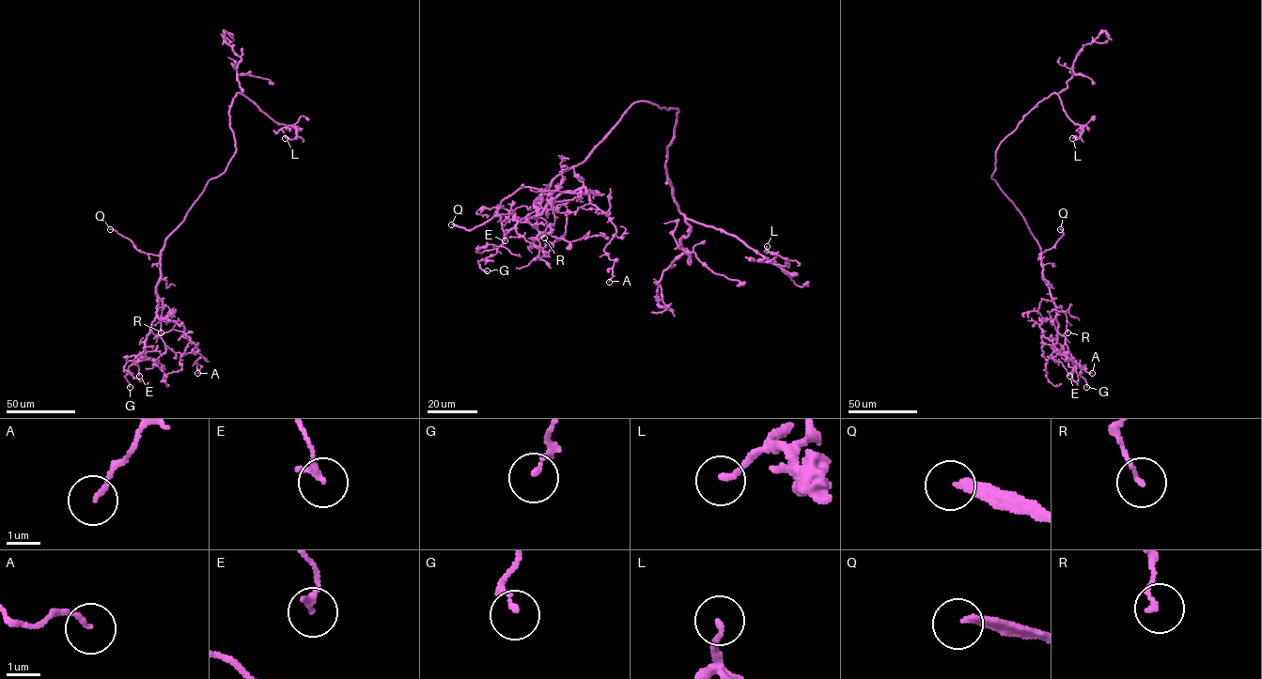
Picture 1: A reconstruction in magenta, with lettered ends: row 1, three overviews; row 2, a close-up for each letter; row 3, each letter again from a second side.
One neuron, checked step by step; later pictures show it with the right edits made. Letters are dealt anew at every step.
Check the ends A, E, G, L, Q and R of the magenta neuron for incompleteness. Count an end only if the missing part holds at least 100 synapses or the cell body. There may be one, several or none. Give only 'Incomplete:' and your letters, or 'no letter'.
Incomplete: Q

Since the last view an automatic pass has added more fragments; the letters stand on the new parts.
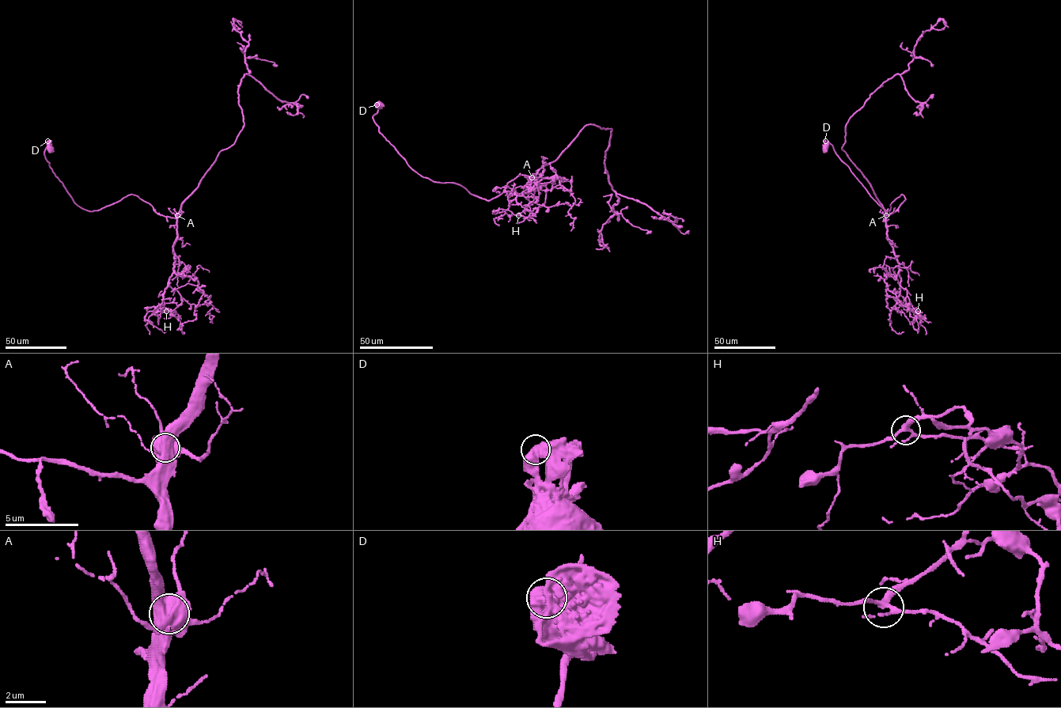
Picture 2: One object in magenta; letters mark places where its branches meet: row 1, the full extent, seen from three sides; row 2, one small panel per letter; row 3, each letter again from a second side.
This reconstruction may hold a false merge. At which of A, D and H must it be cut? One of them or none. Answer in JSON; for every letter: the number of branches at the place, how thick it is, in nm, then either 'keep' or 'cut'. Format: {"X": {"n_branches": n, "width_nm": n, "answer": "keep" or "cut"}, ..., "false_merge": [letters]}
{"A": {"n_branches": 4, "width_nm": 700, "answer": "keep"}, "D": {"n_branches": 2, "width_nm": 650, "answer": "keep"}, "H": {"n_branches": 4, "width_nm": 260, "answer": "keep"}, "false_merge": []}

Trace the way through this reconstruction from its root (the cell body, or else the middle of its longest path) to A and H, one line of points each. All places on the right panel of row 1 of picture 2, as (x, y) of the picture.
A: (826, 148), (828, 141), (887, 211), (903, 195), (898, 208), (886, 215)
H: (826, 148), (828, 141), (887, 211), (903, 195), (898, 208), (884, 217), (899, 264), (897, 298), (918, 311)

